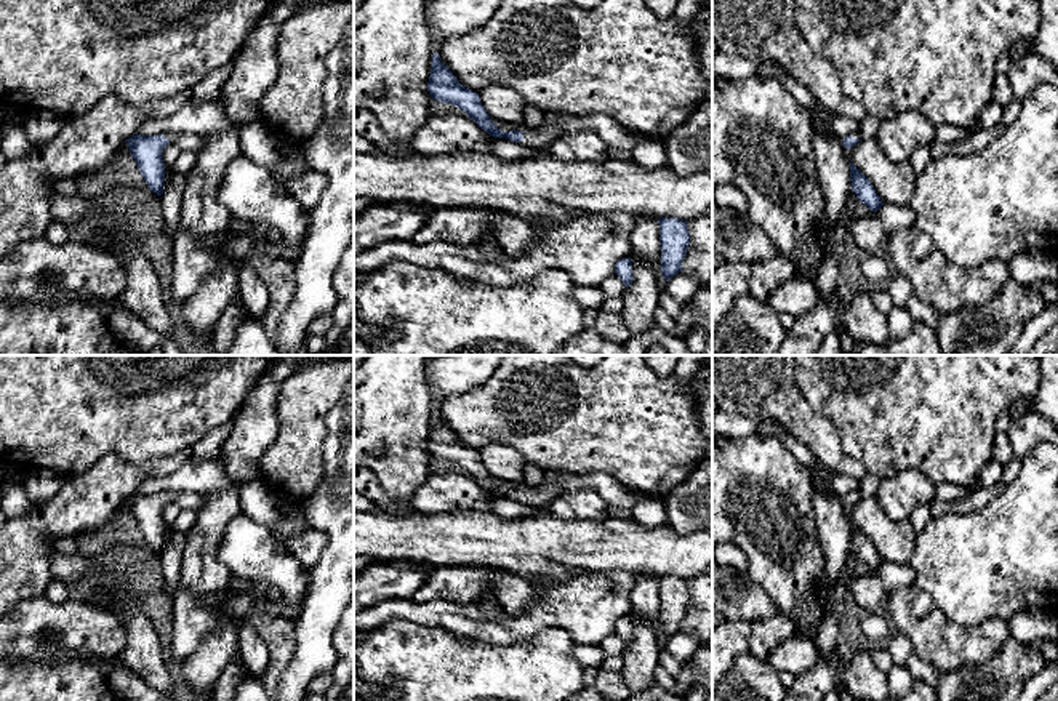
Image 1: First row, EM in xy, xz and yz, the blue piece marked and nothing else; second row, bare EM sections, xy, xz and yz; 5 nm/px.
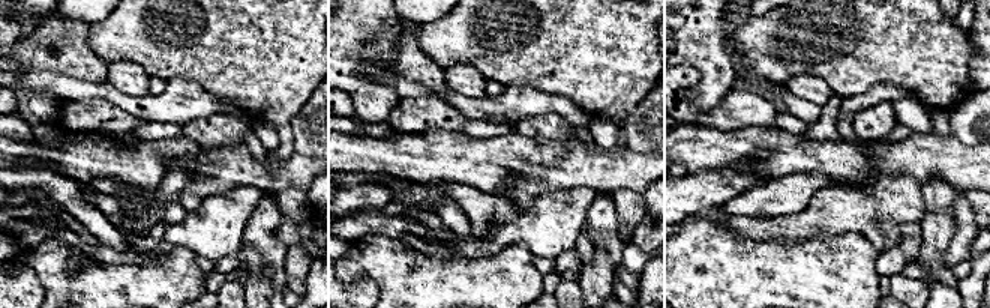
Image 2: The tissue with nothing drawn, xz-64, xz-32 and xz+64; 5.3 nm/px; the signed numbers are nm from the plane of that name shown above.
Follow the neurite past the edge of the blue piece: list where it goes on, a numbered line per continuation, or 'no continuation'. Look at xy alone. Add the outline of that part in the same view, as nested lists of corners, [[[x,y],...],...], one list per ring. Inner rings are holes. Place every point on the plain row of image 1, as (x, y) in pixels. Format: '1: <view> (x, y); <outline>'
1: xy (186, 500); [[[166,491],[163,493],[171,503],[176,503],[181,509],[198,511],[203,498],[194,491]]]

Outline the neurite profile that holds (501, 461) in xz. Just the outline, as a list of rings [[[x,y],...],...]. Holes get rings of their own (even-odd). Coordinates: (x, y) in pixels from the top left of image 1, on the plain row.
[[[490,443],[483,447],[479,455],[482,464],[491,477],[512,483],[523,480],[527,459],[512,447]]]

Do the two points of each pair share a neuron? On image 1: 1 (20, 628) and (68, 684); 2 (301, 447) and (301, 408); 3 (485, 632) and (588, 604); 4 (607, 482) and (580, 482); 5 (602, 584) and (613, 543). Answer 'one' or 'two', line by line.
1: two
2: one
3: one
4: one
5: two

